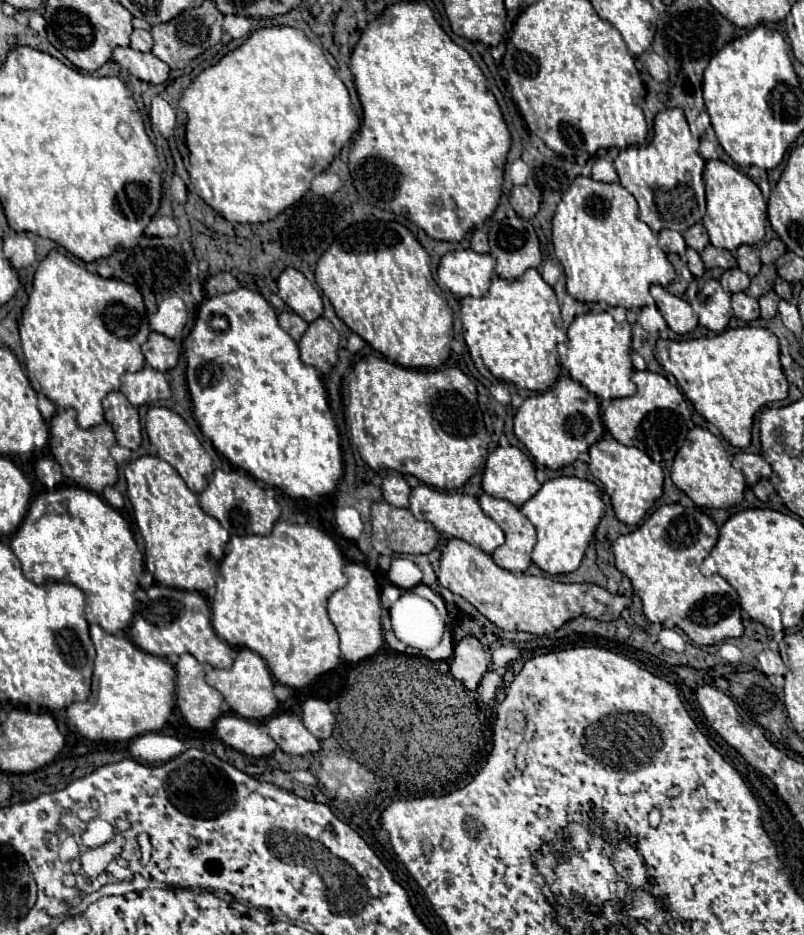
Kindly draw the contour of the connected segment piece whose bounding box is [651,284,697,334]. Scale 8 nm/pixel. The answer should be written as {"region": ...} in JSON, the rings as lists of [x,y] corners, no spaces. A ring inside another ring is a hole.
{"region":[[[653,284],[651,286],[651,296],[657,302],[657,308],[661,310],[667,326],[677,332],[677,334],[687,334],[697,326],[697,316],[691,310],[691,306],[683,300],[667,292],[663,286]]]}

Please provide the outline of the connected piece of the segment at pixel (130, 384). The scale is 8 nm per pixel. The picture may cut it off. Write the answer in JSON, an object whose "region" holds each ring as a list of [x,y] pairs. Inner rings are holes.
{"region":[[[143,366],[139,372],[123,374],[121,392],[133,406],[141,406],[155,400],[167,400],[171,396],[171,386],[163,372]]]}

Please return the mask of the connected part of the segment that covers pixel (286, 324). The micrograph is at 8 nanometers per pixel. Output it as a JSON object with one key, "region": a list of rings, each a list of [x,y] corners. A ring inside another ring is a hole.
{"region":[[[281,312],[279,314],[279,326],[293,338],[299,340],[303,336],[303,332],[307,330],[307,322],[303,318],[299,318],[295,312]]]}

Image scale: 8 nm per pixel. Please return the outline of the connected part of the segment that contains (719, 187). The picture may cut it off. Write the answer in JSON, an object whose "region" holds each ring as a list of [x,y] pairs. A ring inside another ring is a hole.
{"region":[[[707,160],[703,170],[707,212],[703,216],[703,226],[715,248],[735,252],[741,244],[757,244],[765,236],[767,222],[767,202],[759,186],[745,174],[729,166],[723,160]]]}

